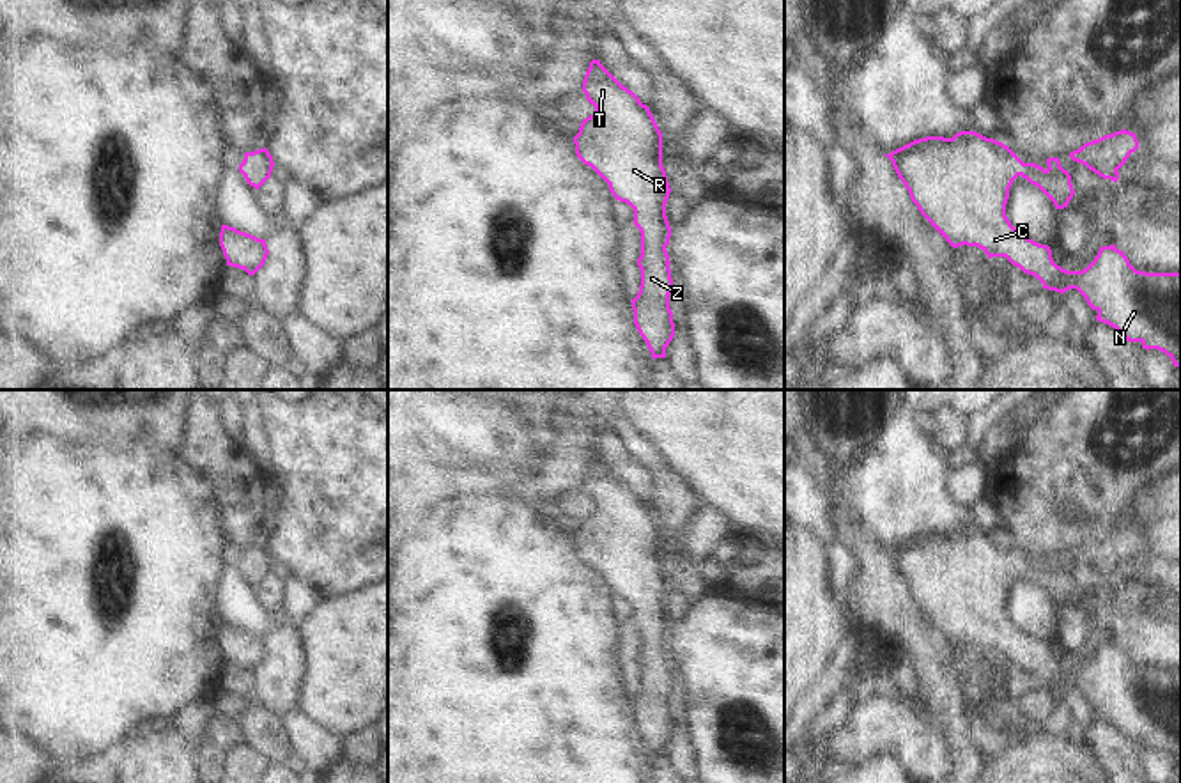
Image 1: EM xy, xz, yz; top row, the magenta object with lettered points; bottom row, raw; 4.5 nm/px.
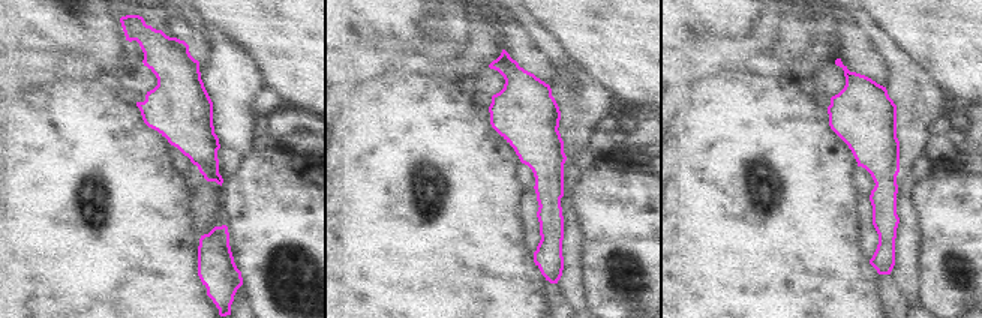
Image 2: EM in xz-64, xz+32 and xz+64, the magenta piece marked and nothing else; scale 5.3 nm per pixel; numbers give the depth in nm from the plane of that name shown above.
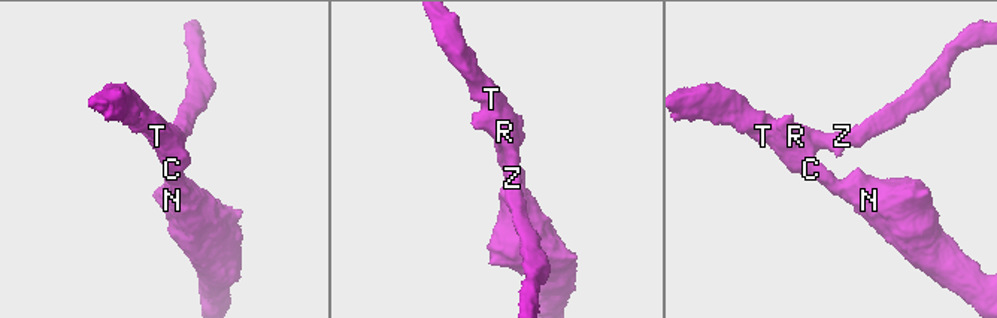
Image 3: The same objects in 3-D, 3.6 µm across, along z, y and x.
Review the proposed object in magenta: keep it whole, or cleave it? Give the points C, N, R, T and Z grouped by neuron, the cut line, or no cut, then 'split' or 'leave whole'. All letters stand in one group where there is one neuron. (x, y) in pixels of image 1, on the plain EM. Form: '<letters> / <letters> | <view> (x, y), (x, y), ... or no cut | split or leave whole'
C N R T Z | no cut | leave whole

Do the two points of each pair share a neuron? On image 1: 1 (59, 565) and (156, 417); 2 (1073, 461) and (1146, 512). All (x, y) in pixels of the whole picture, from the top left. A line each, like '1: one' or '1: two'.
1: two
2: two

